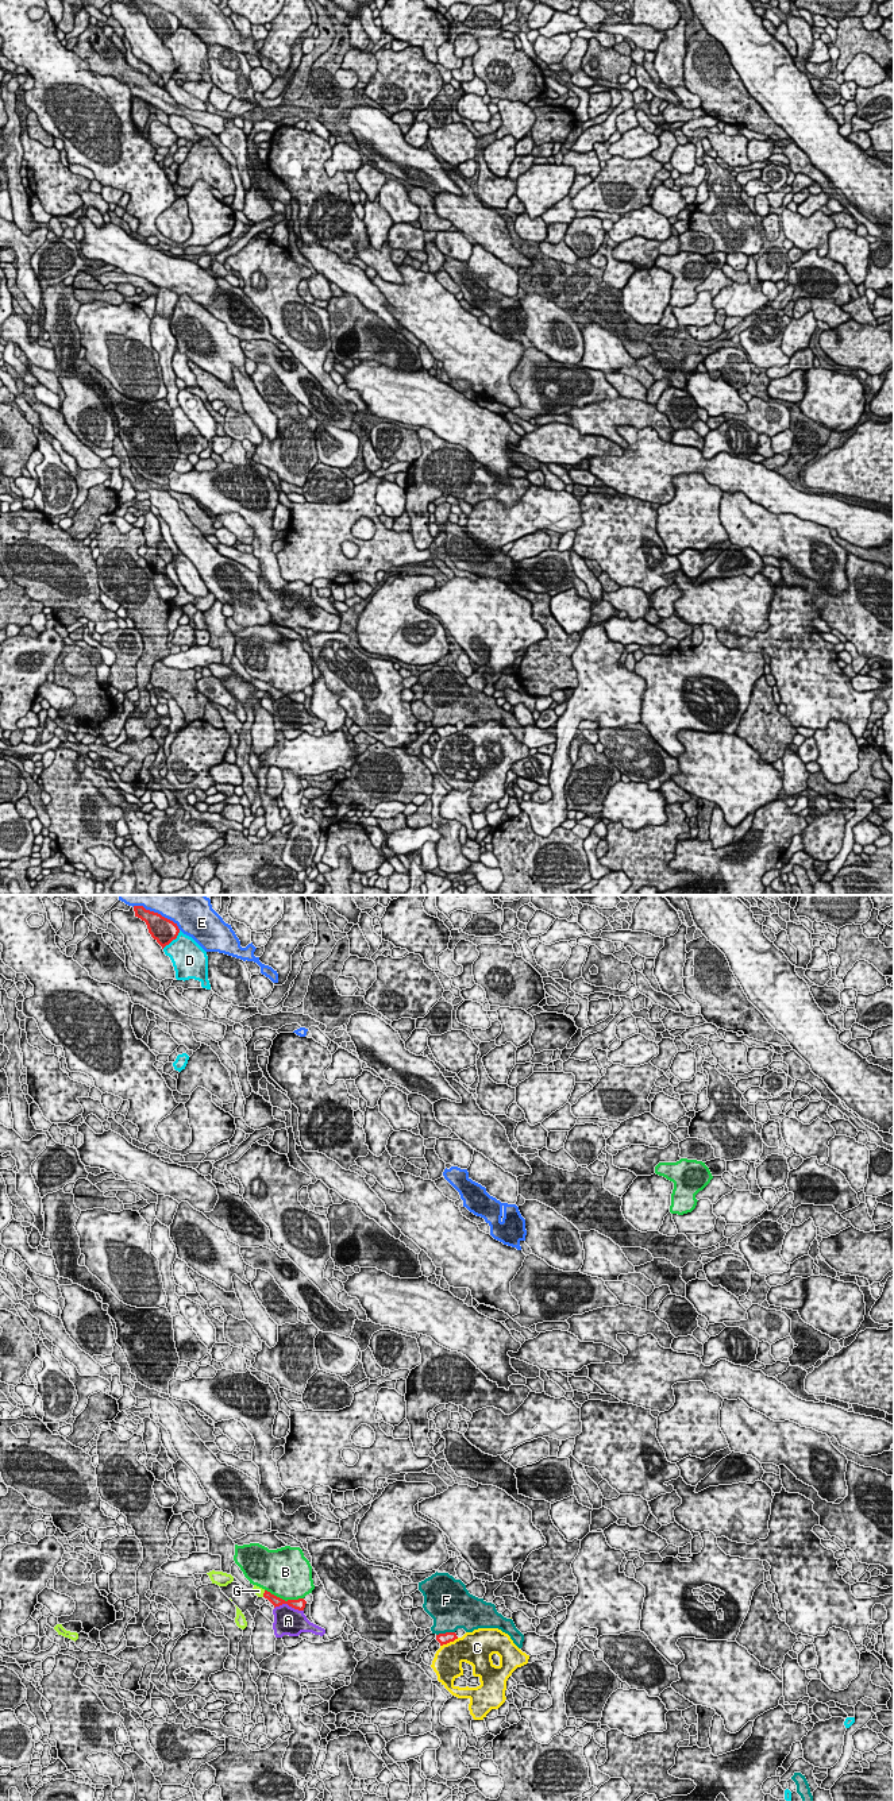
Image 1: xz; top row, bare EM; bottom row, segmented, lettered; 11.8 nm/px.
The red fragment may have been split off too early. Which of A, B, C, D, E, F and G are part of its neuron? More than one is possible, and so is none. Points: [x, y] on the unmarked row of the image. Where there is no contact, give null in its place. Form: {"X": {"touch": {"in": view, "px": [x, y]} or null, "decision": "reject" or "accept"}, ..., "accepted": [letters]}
{"A": {"touch": {"in": "xz", "px": [289, 698]}, "decision": "reject"}, "B": {"touch": {"in": "xz", "px": [284, 693]}, "decision": "reject"}, "C": {"touch": {"in": "xz", "px": [449, 735]}, "decision": "reject"}, "D": {"touch": {"in": "xz", "px": [172, 33]}, "decision": "reject"}, "E": {"touch": {"in": "xz", "px": [161, 8]}, "decision": "reject"}, "F": {"touch": {"in": "xz", "px": [446, 725]}, "decision": "reject"}, "G": {"touch": {"in": "xz", "px": [264, 686]}, "decision": "accept"}, "accepted": ["G"]}

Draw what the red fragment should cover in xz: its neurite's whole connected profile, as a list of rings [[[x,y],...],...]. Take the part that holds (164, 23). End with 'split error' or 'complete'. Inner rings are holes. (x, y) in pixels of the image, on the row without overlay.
[[[134,0],[134,4],[135,9],[146,15],[149,26],[162,42],[177,31],[180,22],[173,14],[144,0]]]; complete

